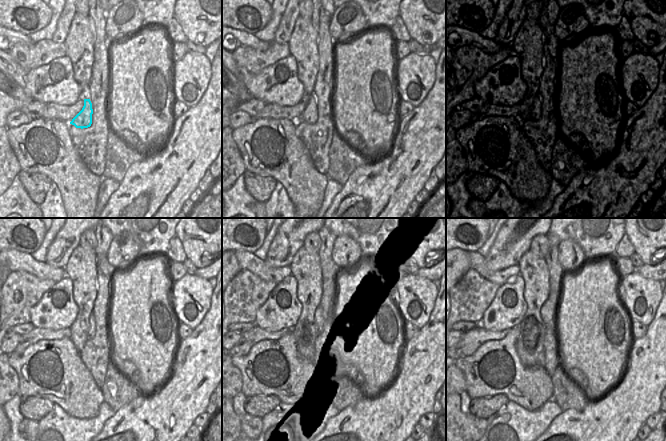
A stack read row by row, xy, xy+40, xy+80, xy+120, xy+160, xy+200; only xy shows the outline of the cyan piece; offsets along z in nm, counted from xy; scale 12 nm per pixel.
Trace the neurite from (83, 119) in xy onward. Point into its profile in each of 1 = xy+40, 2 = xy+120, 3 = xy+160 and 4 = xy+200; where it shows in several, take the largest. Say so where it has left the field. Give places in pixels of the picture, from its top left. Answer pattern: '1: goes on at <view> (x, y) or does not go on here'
1: goes on at xy+40 (309, 116)
2: goes on at xy+120 (92, 328)
3: goes on at xy+160 (320, 317)
4: goes on at xy+200 (547, 312)

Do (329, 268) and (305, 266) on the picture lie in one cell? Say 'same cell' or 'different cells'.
different cells

